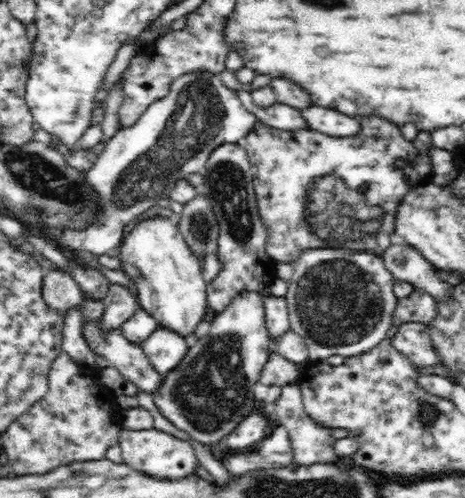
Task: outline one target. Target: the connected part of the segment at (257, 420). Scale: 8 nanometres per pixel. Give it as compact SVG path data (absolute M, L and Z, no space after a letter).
M258 410L250 413L248 418L240 421L237 428L226 436L227 452L224 456L228 456L230 452L245 452L252 448L252 444L260 442L268 431L268 420L260 414Z

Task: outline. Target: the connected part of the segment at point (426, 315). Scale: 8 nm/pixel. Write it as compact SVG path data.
M414 288L410 296L398 300L398 310L394 320L398 324L407 322L421 322L428 324L436 316L436 300L423 290Z

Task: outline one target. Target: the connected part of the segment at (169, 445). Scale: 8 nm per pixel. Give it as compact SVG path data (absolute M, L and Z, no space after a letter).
M152 427L150 430L132 430L122 428L119 434L119 446L123 456L123 464L130 469L147 474L148 477L157 478L159 481L185 480L194 476L201 461L197 457L193 445L174 435L166 434Z

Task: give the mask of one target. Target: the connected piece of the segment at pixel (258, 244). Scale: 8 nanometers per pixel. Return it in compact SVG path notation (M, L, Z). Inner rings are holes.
M242 143L220 145L210 153L201 191L208 199L219 224L218 246L215 254L218 257L220 268L219 273L207 284L207 304L210 305L213 314L228 308L230 302L240 293L258 293L262 297L275 293L276 290L272 288L272 282L277 278L276 262L266 253L268 229L262 223L258 212L256 191L253 187L253 171Z

